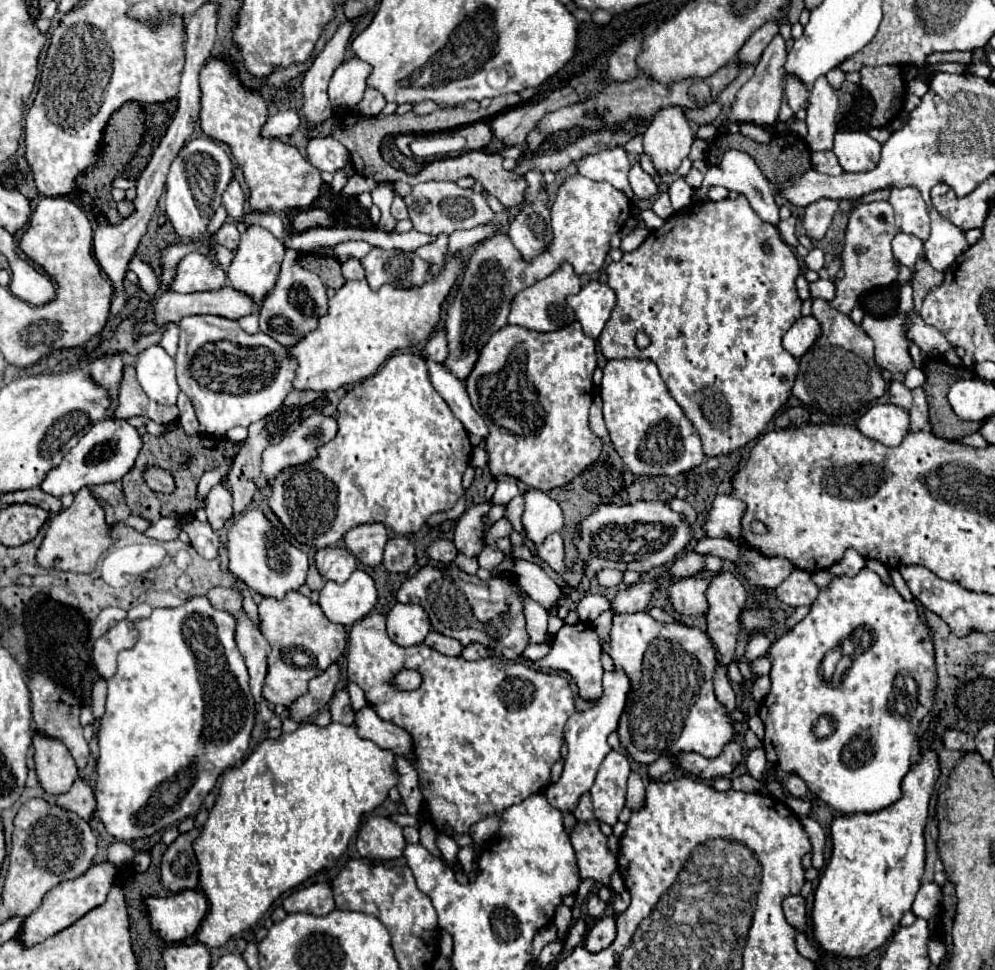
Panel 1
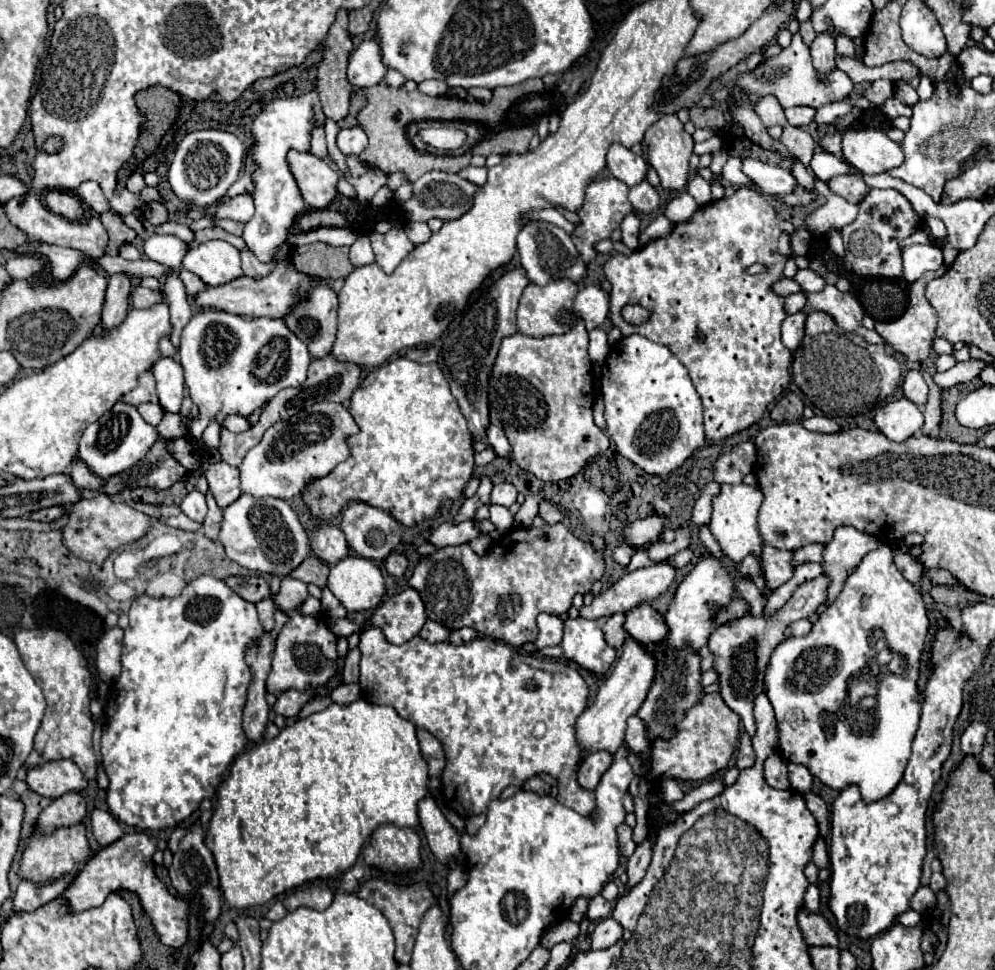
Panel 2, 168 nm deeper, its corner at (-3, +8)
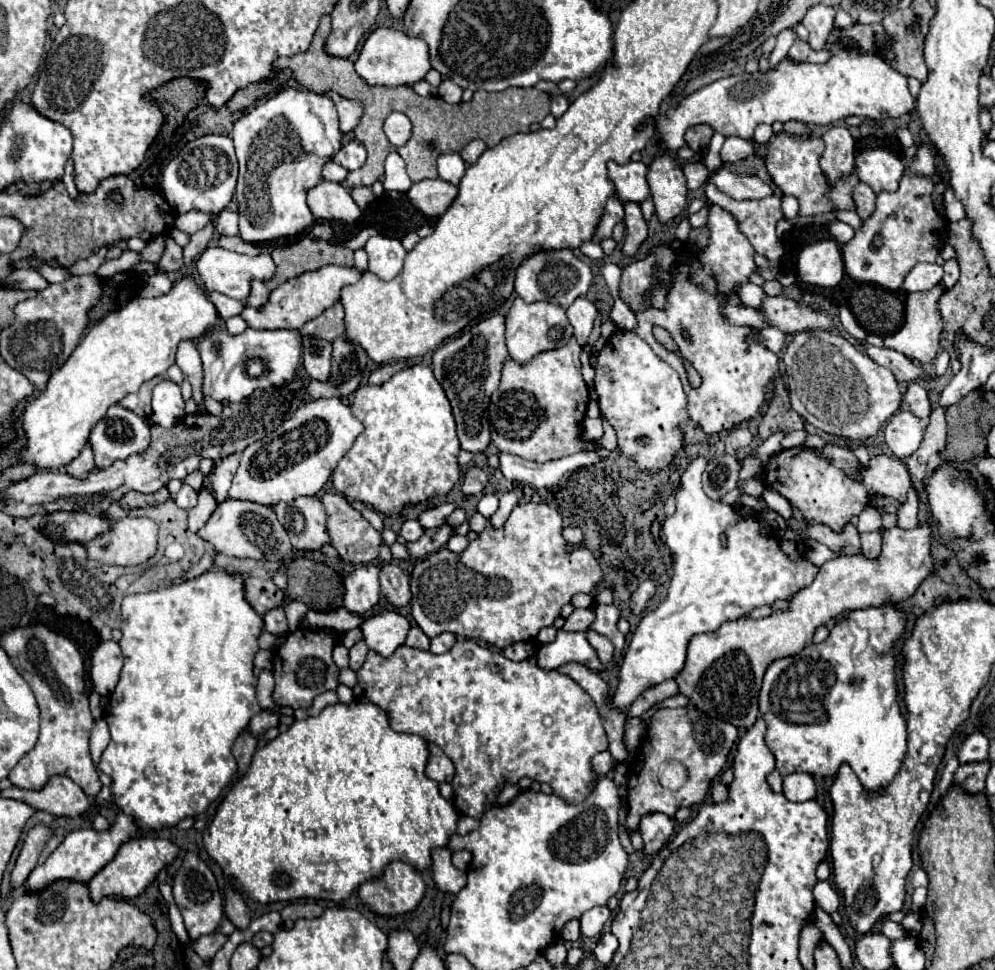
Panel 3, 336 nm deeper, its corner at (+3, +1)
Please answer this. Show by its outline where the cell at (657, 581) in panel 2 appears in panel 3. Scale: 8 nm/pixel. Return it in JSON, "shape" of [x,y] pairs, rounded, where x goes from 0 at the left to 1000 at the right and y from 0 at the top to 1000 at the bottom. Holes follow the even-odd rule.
{"shape":[[[595,626],[577,628],[577,632],[569,638],[565,648],[569,648],[569,651],[591,651],[591,646],[595,644],[597,638],[599,638],[599,634],[595,632]]]}

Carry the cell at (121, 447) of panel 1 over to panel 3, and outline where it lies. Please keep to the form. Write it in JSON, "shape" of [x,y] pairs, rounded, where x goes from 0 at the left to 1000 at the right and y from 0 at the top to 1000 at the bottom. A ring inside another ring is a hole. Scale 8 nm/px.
{"shape":[[[113,418],[109,422],[107,430],[101,432],[92,440],[92,444],[88,448],[88,457],[92,459],[96,481],[107,484],[119,473],[129,473],[131,469],[145,467],[149,463],[149,459],[151,459],[151,440],[137,426],[133,426],[133,424],[129,424],[129,422],[121,420],[121,418]]]}

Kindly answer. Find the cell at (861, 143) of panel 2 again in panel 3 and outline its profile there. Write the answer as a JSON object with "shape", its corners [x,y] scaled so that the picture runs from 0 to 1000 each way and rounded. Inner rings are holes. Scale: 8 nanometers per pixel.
{"shape":[[[868,154],[860,160],[860,178],[866,189],[874,191],[878,199],[901,197],[909,178],[907,166],[890,154]]]}

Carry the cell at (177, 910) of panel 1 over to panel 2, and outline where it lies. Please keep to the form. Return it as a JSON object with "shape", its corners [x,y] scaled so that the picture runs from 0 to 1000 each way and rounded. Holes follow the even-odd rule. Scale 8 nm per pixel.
{"shape":[[[133,858],[125,860],[115,870],[98,876],[78,899],[74,909],[68,913],[68,918],[62,922],[66,928],[70,928],[70,936],[74,940],[101,934],[111,920],[117,918],[131,918],[141,924],[141,930],[147,938],[147,942],[153,946],[153,953],[161,965],[161,969],[167,975],[181,977],[187,971],[189,965],[189,934],[187,928],[175,926],[167,913],[157,905],[153,882],[157,878],[159,870],[155,862],[149,862],[145,858]]]}

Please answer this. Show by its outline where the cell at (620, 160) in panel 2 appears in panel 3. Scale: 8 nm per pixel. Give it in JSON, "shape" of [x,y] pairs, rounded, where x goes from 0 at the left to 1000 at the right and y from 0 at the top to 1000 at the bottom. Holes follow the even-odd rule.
{"shape":[[[611,166],[611,182],[617,189],[619,201],[623,207],[645,209],[653,201],[649,176],[651,176],[651,172],[645,166],[641,166],[641,168],[633,166],[629,170]]]}

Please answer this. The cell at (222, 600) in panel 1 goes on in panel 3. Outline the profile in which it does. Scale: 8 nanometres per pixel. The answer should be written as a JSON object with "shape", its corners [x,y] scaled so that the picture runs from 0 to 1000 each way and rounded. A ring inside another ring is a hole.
{"shape":[[[245,595],[245,613],[251,626],[265,634],[267,630],[279,626],[283,622],[285,609],[279,607],[273,597],[259,597],[259,595]]]}

